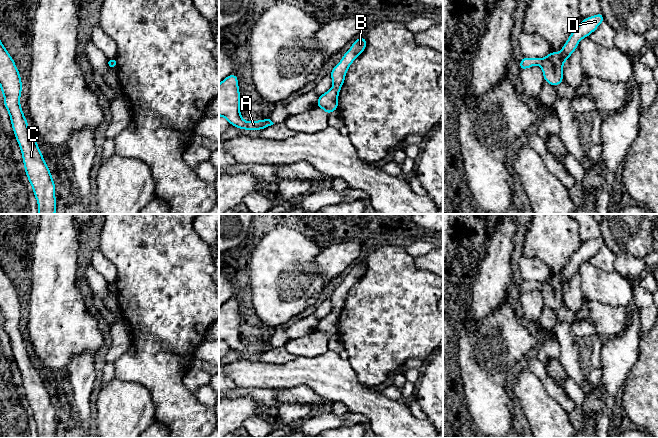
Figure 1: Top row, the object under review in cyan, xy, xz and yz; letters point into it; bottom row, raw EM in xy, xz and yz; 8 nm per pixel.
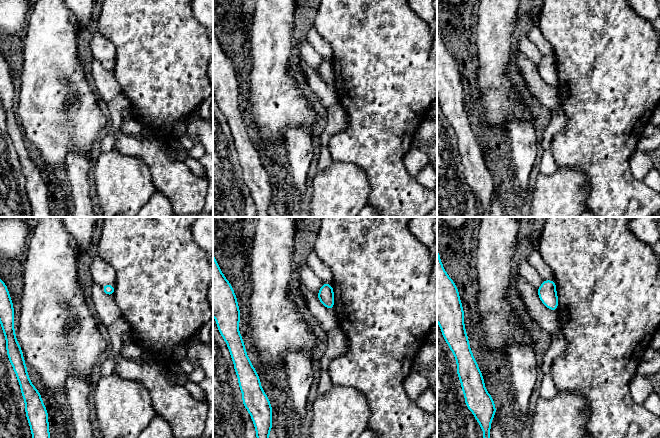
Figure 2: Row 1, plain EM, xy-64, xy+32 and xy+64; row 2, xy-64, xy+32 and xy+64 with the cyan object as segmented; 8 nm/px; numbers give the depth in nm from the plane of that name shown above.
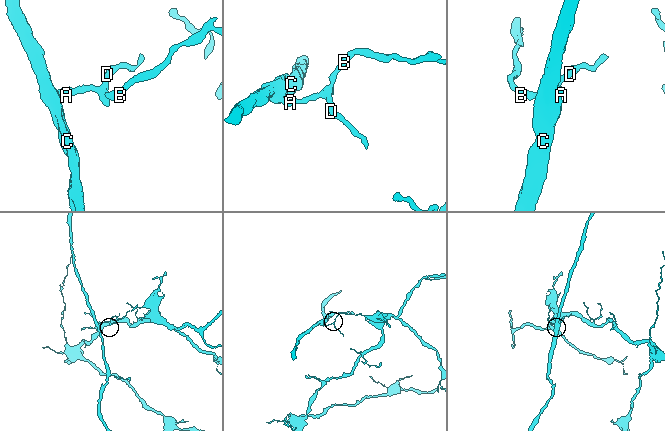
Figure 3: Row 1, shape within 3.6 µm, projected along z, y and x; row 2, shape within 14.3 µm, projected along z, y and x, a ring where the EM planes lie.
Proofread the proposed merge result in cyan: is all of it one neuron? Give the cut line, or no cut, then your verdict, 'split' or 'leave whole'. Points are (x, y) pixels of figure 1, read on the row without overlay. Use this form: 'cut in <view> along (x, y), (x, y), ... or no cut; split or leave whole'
cut in xz along (333, 310), (339, 314); split

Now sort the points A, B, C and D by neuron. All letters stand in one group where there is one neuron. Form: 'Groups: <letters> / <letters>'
Groups: A C D / B

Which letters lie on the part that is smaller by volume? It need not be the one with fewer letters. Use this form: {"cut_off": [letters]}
{"cut_off": ["A", "C", "D"]}

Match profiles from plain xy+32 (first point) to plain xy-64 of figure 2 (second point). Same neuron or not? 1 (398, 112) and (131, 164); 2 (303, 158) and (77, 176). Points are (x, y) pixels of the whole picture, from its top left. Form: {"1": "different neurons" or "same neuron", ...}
{"1": "different neurons", "2": "same neuron"}

